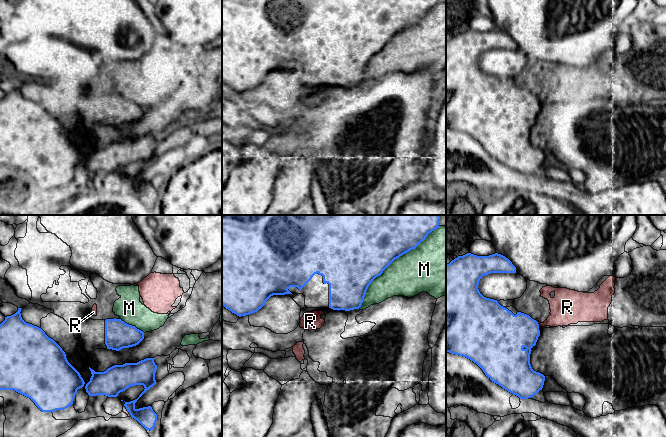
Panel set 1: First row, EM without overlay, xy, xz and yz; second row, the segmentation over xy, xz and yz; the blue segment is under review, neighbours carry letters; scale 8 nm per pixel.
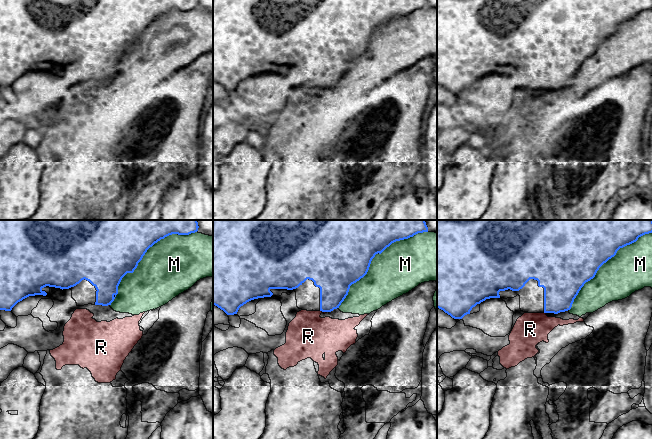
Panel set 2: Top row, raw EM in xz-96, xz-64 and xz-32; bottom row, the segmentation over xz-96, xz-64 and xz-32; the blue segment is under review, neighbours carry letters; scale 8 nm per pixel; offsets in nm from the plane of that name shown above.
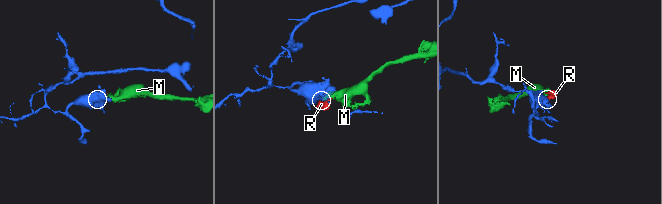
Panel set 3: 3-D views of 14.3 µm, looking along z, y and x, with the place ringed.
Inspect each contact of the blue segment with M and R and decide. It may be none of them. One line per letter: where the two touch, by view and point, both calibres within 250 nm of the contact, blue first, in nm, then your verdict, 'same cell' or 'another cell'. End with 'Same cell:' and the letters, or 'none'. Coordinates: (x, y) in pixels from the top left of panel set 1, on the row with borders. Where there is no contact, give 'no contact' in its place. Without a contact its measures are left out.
M: contact xz (393, 260); calibres 500 and 360 nm; another cell
R: contact yz (537, 323); calibres 320 and 240 nm; another cell
Same cell: none

